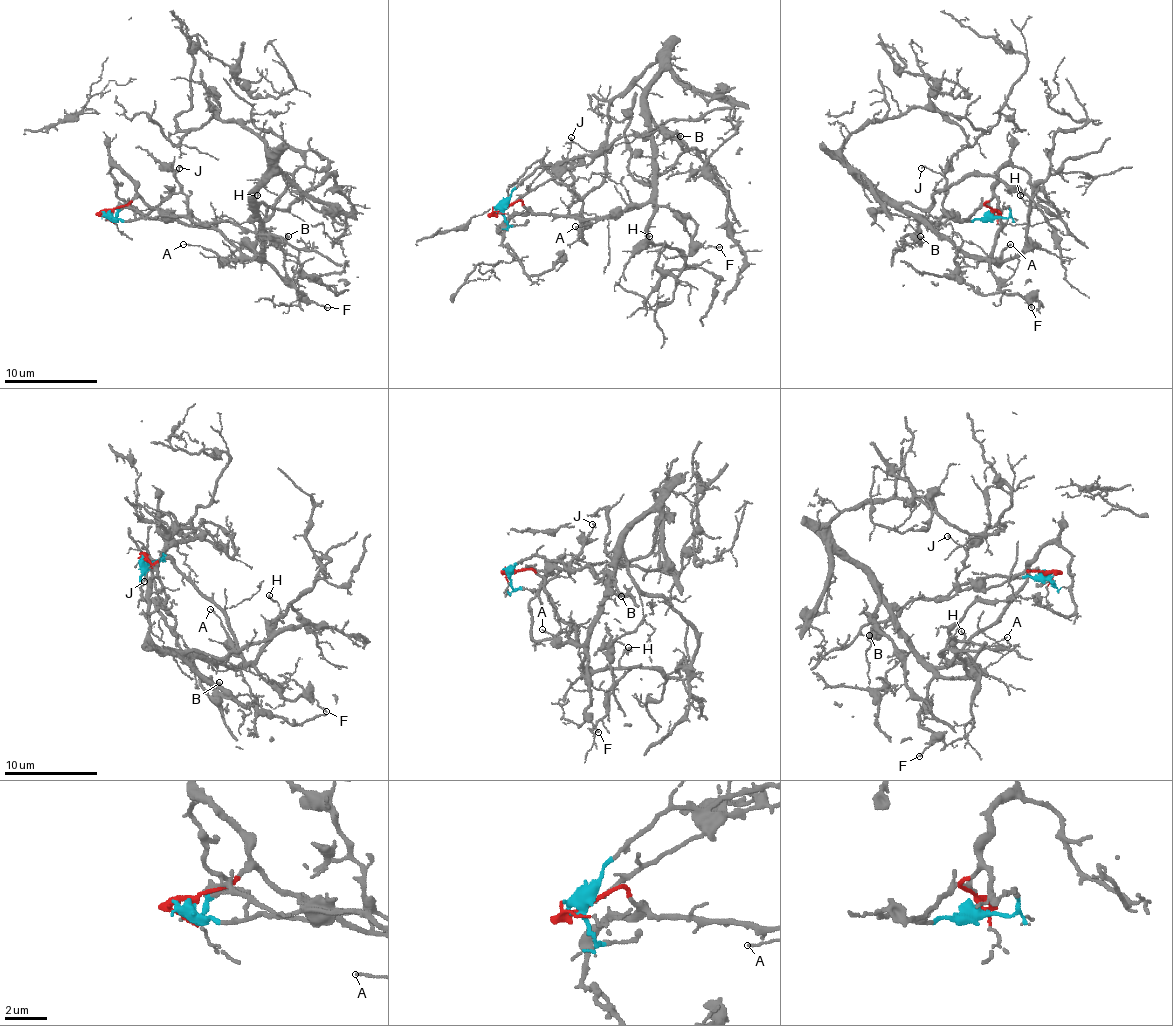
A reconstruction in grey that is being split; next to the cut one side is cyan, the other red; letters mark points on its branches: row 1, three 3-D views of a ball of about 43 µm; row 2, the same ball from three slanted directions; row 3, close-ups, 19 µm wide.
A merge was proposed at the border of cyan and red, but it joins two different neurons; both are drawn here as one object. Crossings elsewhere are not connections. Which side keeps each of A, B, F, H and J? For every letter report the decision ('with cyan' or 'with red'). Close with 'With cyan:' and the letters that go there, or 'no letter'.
A: with red
B: with cyan
F: with red
H: with red
J: with cyan
With cyan: B, J

